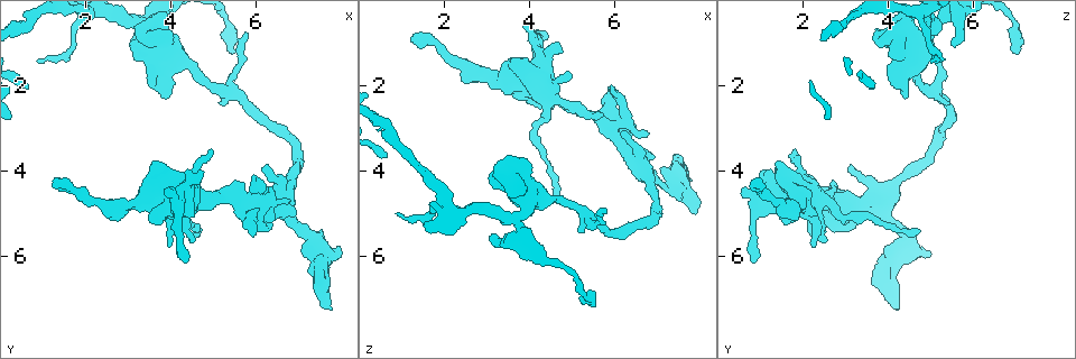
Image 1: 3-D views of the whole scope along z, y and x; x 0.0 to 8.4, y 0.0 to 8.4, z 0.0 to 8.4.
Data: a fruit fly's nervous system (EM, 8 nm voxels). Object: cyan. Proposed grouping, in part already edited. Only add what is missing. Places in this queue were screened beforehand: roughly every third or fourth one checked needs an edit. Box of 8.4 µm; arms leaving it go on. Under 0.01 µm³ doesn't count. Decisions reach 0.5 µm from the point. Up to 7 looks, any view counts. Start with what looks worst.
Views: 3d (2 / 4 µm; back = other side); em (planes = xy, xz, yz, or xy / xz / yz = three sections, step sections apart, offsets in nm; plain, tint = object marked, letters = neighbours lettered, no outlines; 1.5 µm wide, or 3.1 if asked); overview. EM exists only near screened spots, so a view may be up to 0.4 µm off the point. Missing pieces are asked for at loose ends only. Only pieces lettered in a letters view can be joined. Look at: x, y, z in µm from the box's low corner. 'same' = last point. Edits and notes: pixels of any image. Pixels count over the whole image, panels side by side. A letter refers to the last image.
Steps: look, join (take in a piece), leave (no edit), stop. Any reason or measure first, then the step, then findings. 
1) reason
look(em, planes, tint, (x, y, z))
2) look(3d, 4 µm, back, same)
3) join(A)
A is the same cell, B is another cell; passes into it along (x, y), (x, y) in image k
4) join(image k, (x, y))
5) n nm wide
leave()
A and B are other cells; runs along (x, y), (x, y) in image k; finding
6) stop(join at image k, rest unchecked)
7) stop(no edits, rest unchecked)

branch stops here
look(em, yz, step 4, letters, (4.45, 6.05, 0.90))

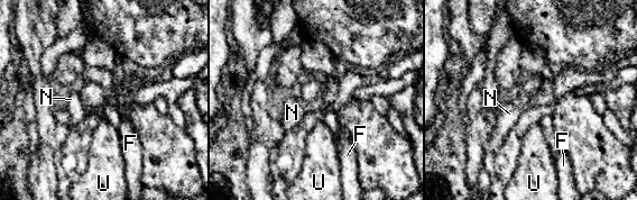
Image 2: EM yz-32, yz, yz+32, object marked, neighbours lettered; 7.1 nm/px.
look(em, planes, letters, same)

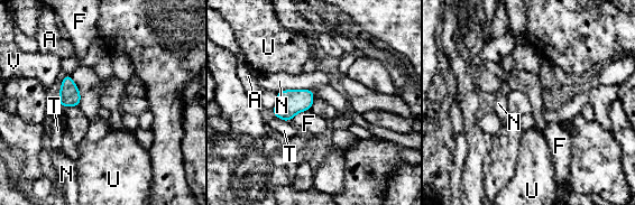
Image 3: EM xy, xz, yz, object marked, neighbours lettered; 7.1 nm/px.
leave()
A, F, N, T, U and V are other cells; border along (70, 75), (80, 93), (79, 106) in image 3; no lettered piece goes on from it

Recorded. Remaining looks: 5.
look(3d, 4 µm, (1.25, 4.40, 0.90))

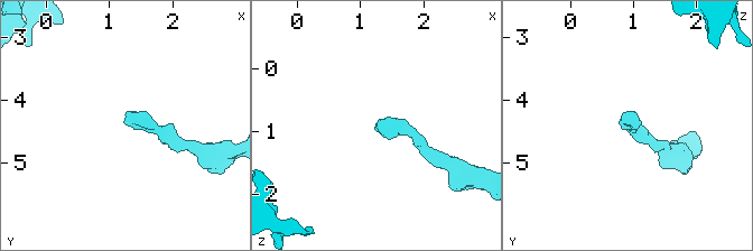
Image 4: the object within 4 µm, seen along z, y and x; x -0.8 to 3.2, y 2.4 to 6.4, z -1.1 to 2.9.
look(em, yz, step 8, tint, (1.25, 4.35, 0.90))

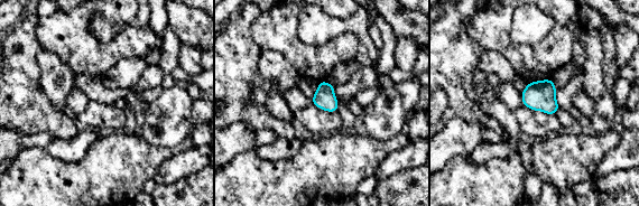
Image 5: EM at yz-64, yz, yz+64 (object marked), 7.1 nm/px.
see the neighbours
look(em, yz, step 8, letters, same)

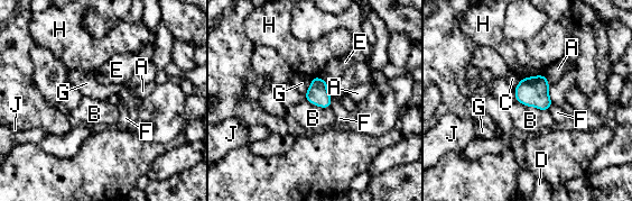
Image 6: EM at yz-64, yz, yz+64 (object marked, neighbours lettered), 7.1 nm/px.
leave()
A, B, C, D, E, F, G, H and J are other cells; border along (516, 101), (547, 110) in image 6; none of them fits

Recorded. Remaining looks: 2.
stop(no edits, rest unchecked)

